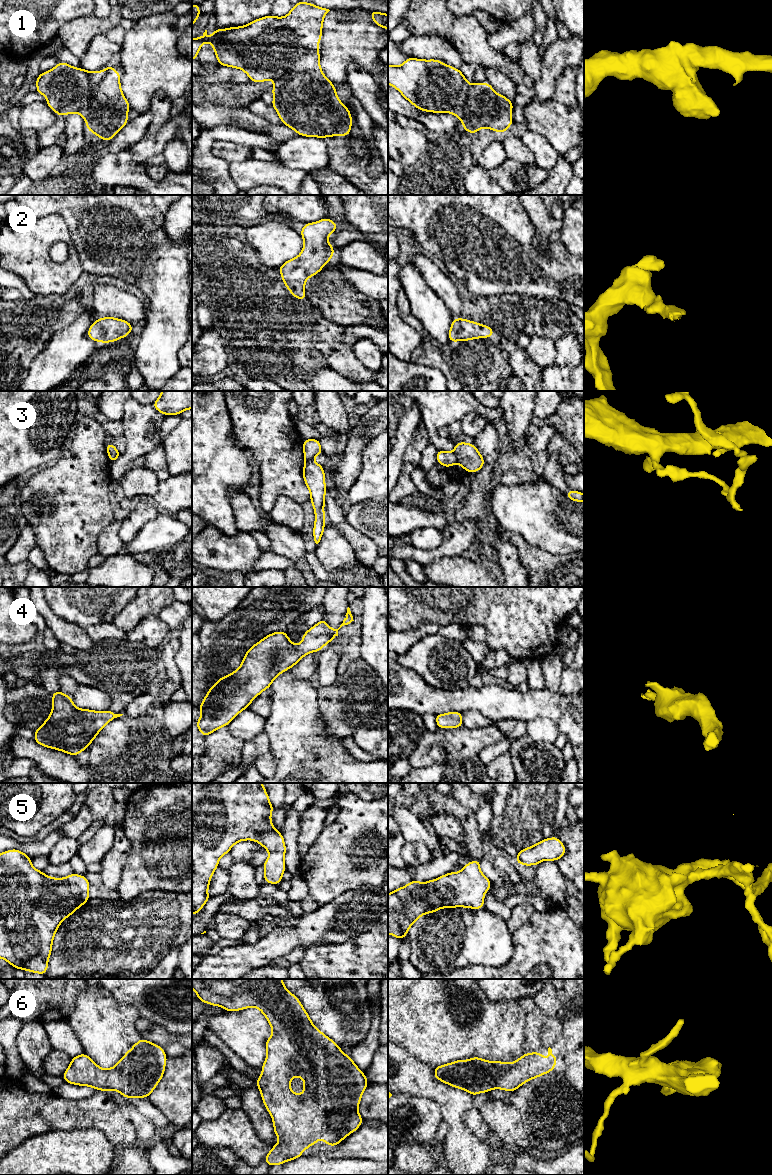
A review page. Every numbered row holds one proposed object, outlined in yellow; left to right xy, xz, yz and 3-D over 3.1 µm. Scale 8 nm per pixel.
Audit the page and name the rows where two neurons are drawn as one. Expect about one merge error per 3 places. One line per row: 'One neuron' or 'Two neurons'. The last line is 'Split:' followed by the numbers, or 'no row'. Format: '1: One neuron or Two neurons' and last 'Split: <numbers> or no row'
1: Two neurons
2: One neuron
3: Two neurons
4: One neuron
5: One neuron
6: One neuron
Split: 1, 3

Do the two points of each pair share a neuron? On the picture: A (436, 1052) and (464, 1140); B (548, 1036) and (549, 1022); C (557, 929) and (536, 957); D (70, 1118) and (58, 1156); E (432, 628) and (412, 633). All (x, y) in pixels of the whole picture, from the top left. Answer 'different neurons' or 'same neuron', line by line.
A: different neurons
B: same neuron
C: same neuron
D: different neurons
E: same neuron

